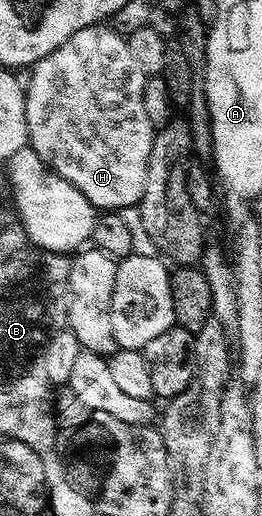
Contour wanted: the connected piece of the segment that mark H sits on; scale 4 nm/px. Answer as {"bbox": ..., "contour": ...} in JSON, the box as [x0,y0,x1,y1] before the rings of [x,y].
{"bbox":[25,25,155,213],"contour":[[[109,25],[84,27],[67,37],[59,49],[34,63],[28,75],[25,87],[28,146],[50,171],[71,181],[93,207],[105,213],[137,207],[143,197],[143,185],[147,185],[147,157],[151,157],[155,129],[143,110],[143,85],[147,76],[131,53],[128,38]]]}

